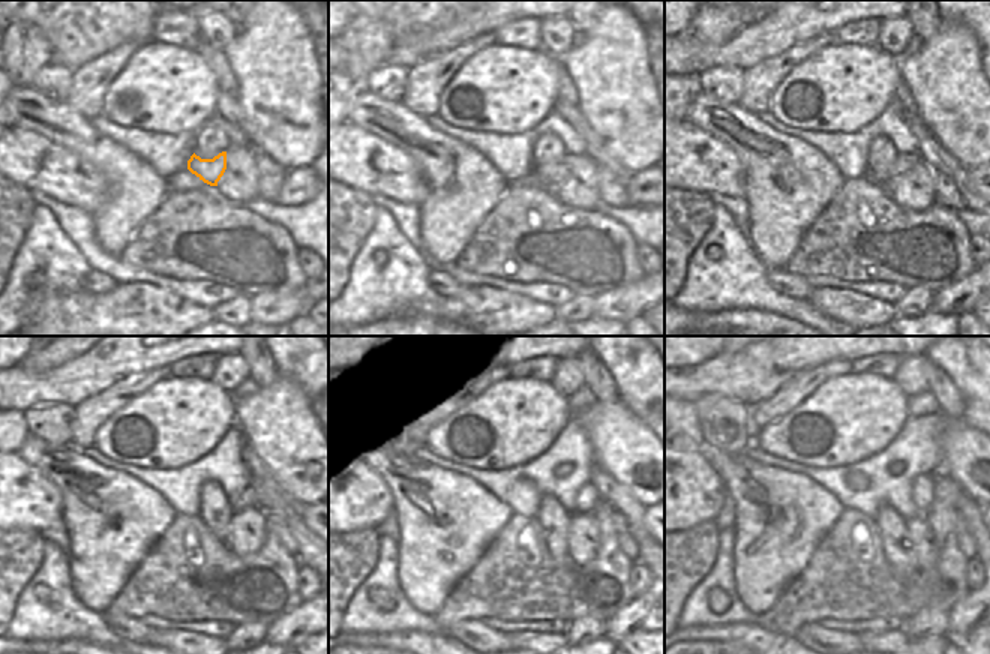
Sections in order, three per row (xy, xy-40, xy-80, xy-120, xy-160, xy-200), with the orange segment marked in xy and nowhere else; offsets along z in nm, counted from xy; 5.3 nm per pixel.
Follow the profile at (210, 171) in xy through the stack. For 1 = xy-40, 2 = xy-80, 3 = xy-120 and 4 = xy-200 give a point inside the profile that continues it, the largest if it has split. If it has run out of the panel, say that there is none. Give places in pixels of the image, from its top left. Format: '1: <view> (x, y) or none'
1: xy-40 (552, 174)
2: xy-80 (905, 161)
3: xy-120 (248, 498)
4: xy-200 (923, 492)

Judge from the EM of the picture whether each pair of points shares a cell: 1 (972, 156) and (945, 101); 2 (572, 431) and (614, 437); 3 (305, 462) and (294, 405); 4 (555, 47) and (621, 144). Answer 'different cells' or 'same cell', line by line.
1: same cell
2: different cells
3: same cell
4: different cells

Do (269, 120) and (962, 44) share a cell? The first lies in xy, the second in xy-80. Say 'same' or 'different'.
same

